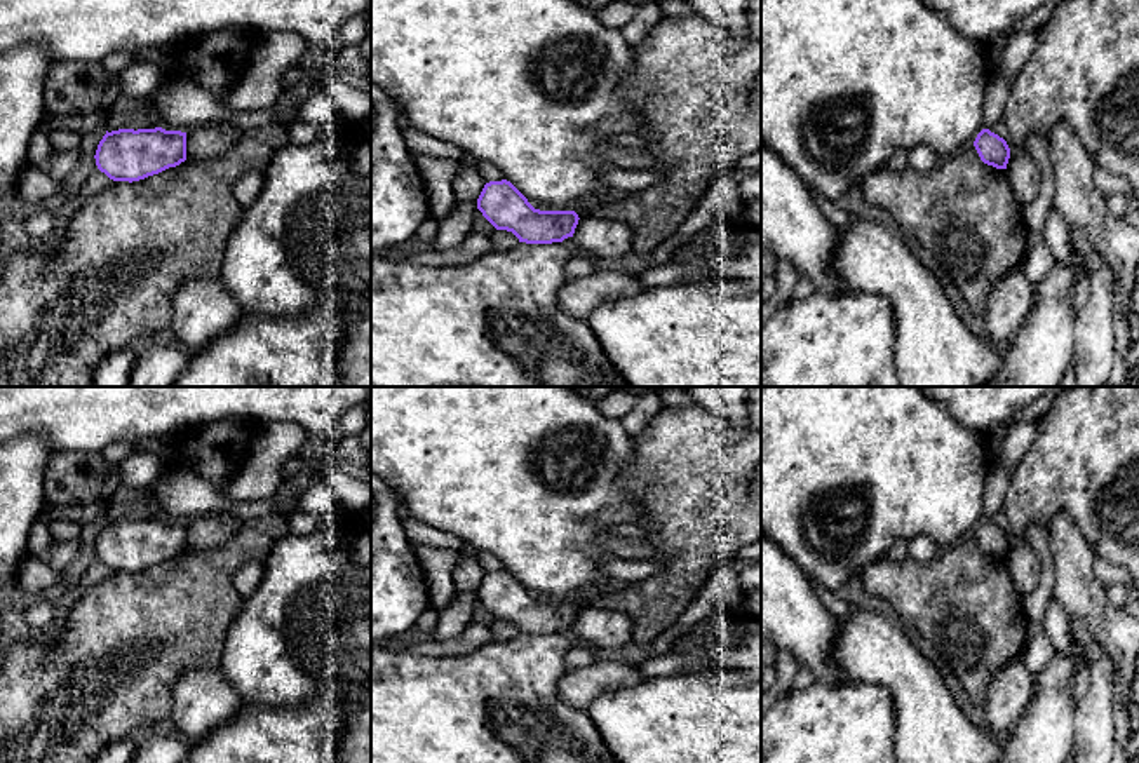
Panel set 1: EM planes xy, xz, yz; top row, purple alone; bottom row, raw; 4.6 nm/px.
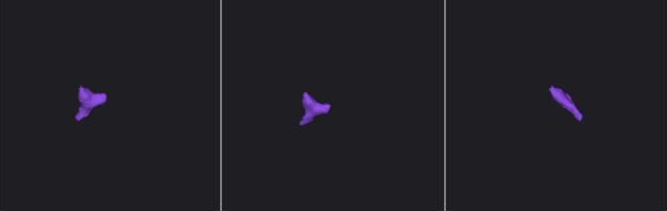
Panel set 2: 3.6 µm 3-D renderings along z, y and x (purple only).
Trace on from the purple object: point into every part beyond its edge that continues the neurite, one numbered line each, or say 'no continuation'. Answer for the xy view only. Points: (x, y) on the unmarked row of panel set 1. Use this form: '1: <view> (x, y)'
no continuation

